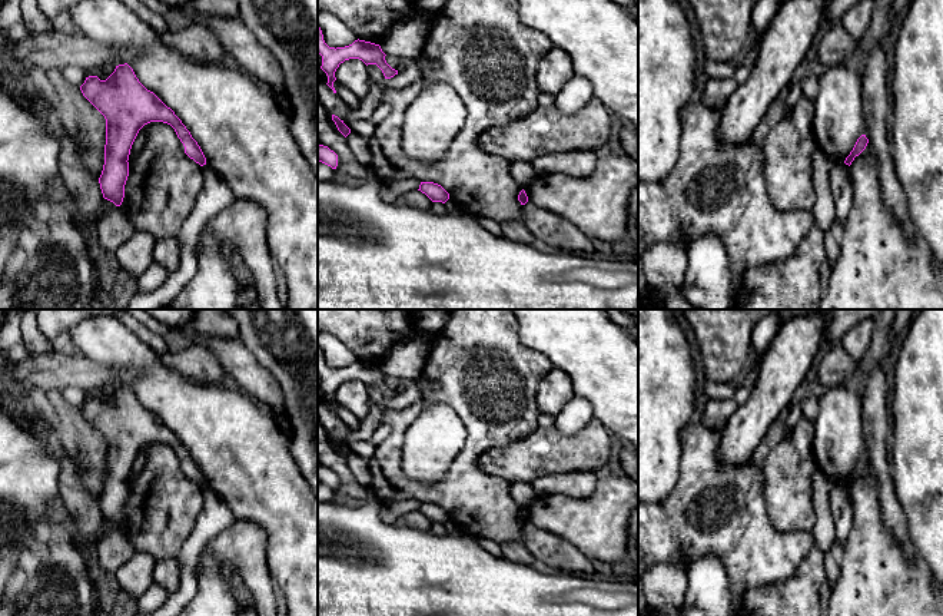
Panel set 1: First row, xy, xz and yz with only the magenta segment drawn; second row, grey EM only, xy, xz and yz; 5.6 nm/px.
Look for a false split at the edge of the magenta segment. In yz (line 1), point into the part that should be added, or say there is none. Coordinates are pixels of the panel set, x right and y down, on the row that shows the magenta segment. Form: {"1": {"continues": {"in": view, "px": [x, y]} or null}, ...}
{"1": {"continues": null}}

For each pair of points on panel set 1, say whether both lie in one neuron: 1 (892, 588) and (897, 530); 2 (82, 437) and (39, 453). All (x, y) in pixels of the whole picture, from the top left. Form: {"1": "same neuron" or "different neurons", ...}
{"1": "different neurons", "2": "different neurons"}

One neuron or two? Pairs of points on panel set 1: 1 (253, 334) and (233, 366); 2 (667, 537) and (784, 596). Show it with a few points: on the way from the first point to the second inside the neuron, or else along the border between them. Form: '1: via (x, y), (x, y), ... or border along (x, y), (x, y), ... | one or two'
1: border along (239, 337), (252, 355), (268, 370) | two
2: border along (796, 572), (782, 580), (750, 589), (743, 600) | two

